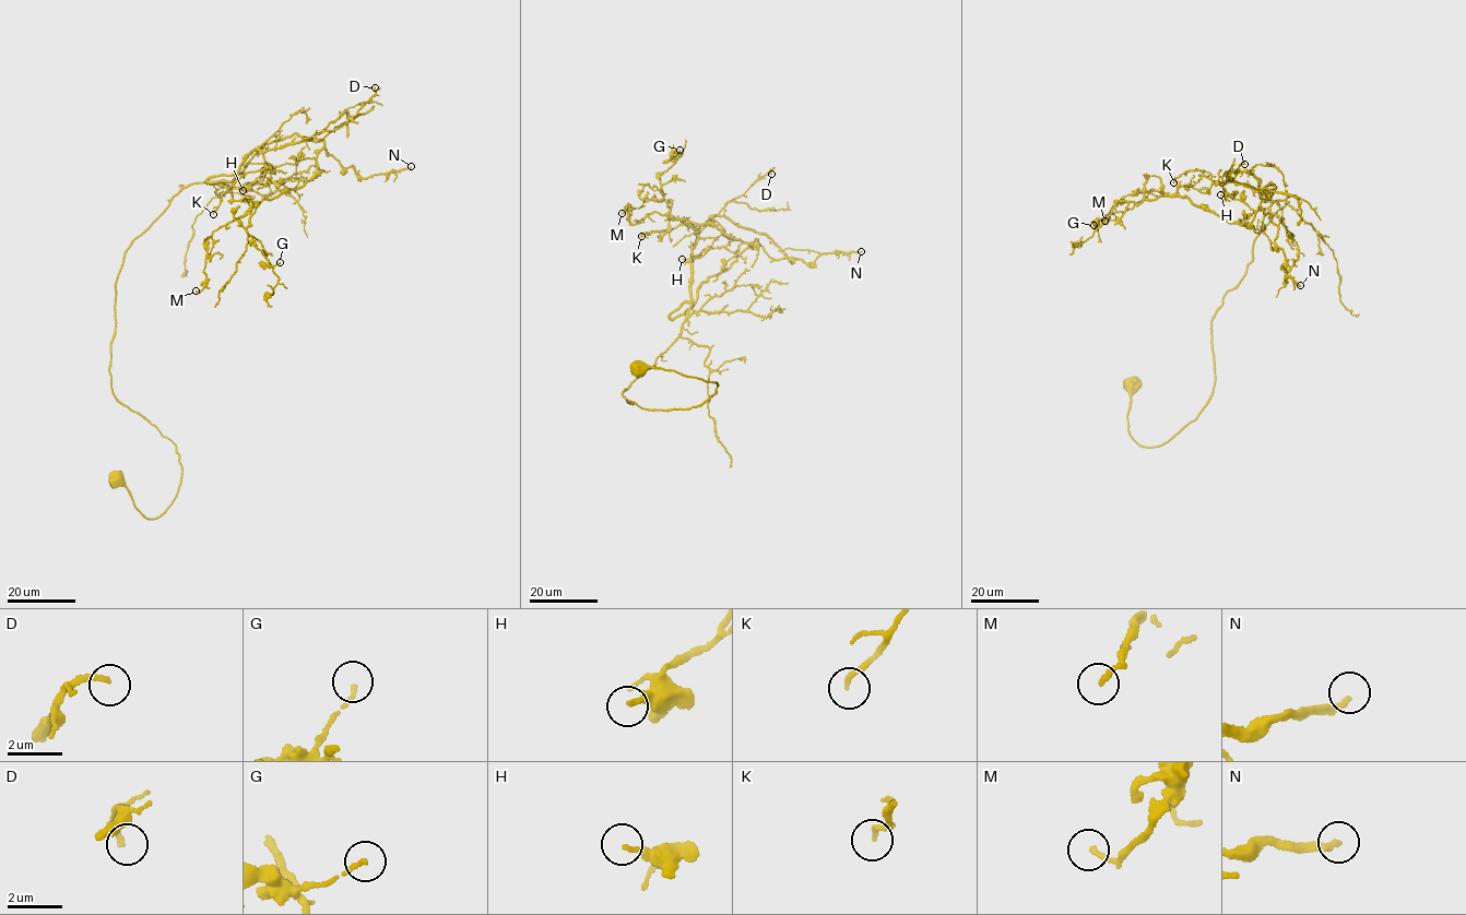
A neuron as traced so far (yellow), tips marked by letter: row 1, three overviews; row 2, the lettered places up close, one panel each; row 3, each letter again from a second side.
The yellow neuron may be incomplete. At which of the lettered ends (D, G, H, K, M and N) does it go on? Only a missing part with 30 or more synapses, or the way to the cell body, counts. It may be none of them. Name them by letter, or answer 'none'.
N

